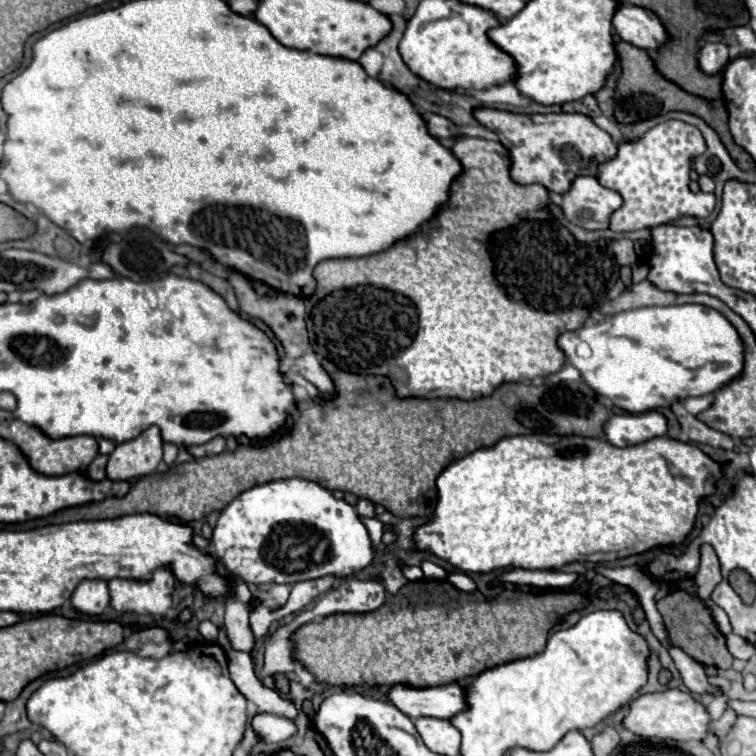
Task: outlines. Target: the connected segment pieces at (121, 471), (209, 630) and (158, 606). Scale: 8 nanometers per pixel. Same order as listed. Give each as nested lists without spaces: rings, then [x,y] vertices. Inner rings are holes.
[[[148,427],[136,439],[116,445],[106,465],[106,475],[112,481],[130,481],[158,471],[162,463],[160,429]]]
[[[202,621],[198,631],[202,637],[211,642],[216,642],[219,634],[218,627],[214,623],[210,623],[210,621]]]
[[[160,567],[152,573],[148,581],[134,579],[110,579],[110,605],[118,613],[138,613],[138,615],[166,615],[172,605],[174,575],[170,569]]]

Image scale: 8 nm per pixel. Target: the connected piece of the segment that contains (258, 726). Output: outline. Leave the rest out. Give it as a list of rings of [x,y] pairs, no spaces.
[[[260,713],[254,717],[252,721],[256,733],[266,741],[266,743],[280,743],[290,739],[296,733],[296,725],[286,719],[286,717],[278,717],[278,715],[266,715]]]

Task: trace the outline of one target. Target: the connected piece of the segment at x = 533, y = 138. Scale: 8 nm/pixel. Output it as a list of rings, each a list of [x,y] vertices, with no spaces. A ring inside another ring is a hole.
[[[474,109],[474,119],[498,135],[498,141],[510,151],[510,177],[514,183],[540,183],[548,191],[566,193],[578,175],[596,175],[596,165],[616,155],[618,145],[594,121],[580,113],[522,115],[498,109]],[[556,147],[556,149],[554,149]]]

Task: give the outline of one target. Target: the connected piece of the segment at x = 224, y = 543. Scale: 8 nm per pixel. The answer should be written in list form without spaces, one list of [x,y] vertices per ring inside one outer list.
[[[306,479],[272,481],[240,493],[230,505],[220,511],[218,523],[212,533],[212,543],[222,565],[248,585],[298,583],[324,575],[344,577],[368,567],[374,561],[370,535],[358,519],[354,507],[350,507],[344,499],[334,499],[328,489]]]

